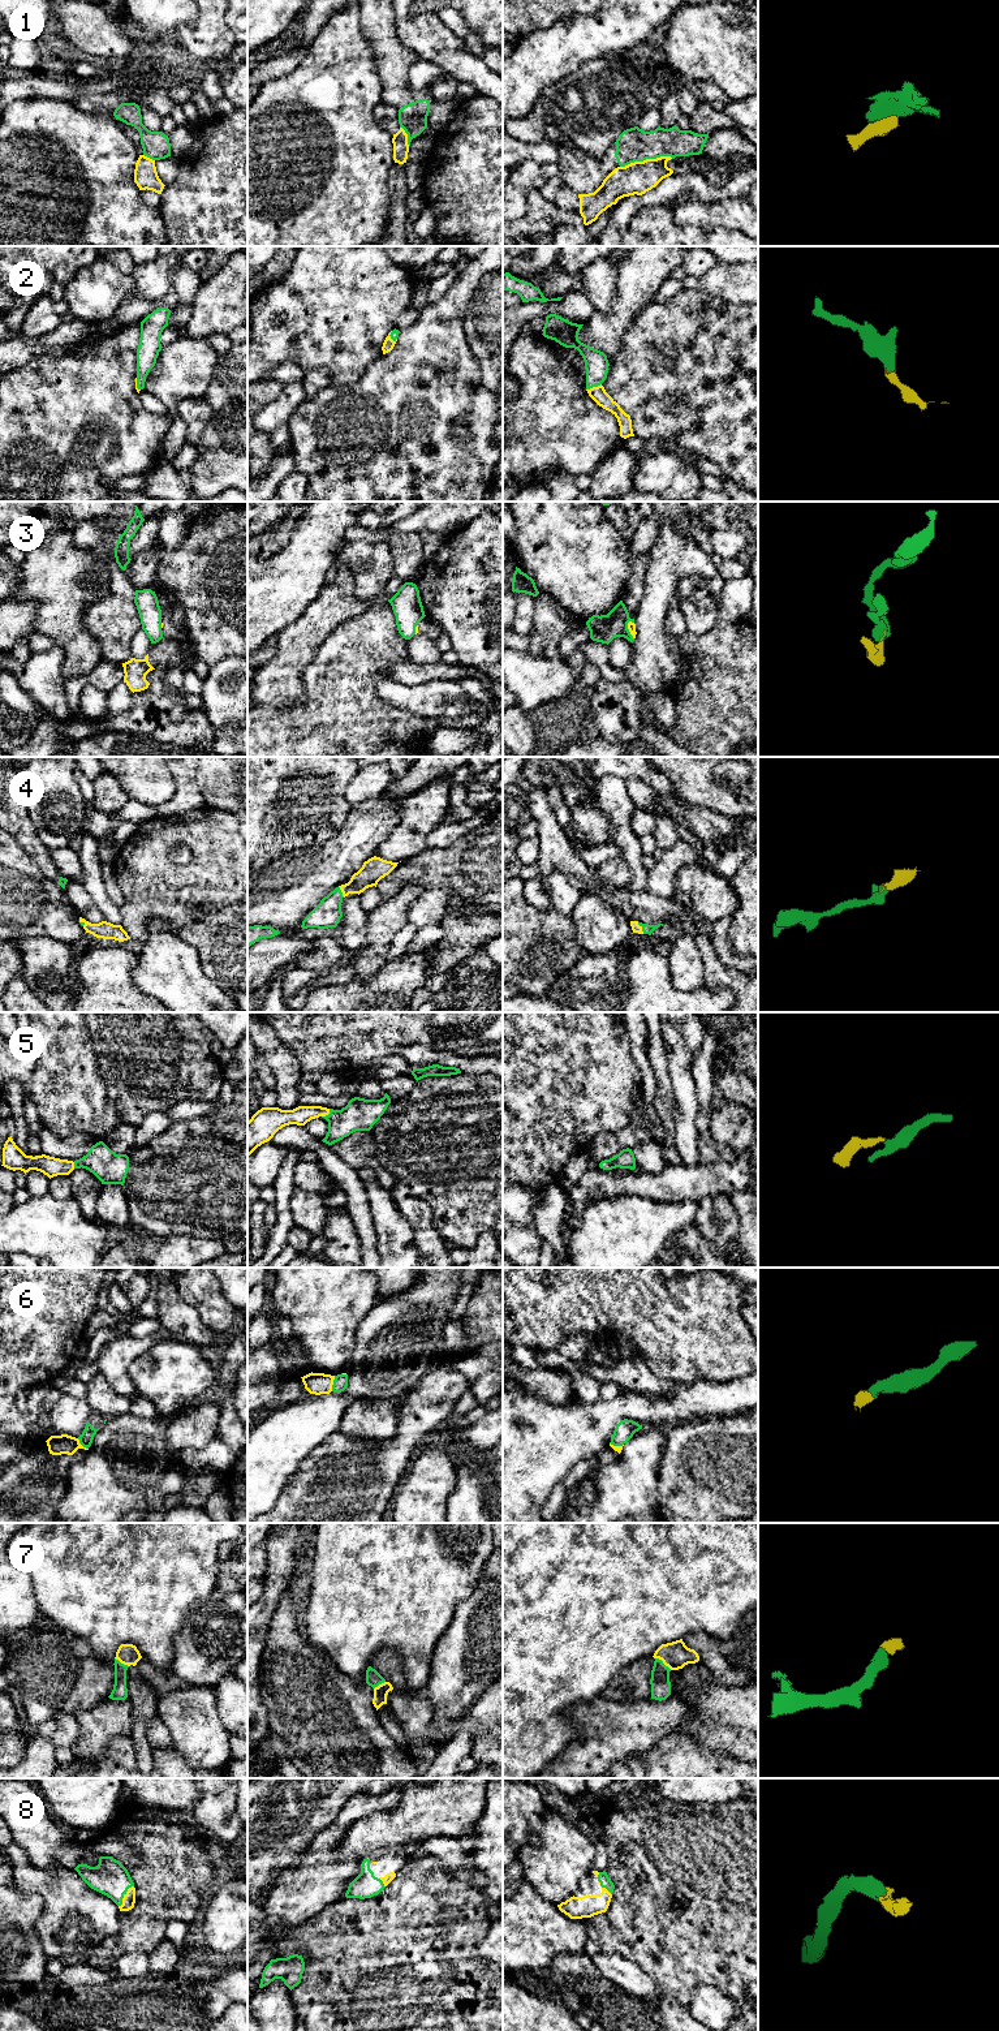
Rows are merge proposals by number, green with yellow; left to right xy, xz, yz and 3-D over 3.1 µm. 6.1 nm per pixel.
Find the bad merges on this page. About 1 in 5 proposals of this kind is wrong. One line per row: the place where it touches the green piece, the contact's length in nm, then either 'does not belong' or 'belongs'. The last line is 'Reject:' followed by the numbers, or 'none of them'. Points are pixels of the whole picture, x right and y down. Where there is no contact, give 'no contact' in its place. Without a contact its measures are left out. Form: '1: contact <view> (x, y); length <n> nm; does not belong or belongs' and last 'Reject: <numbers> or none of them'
1: contact yz (646, 158); length 340 nm; does not belong
2: contact yz (593, 386); length 100 nm; belongs
3: contact yz (628, 629); length 120 nm; belongs
4: contact yz (642, 928); length 80 nm; belongs
5: contact xz (328, 1114); length 80 nm; belongs
6: contact xz (334, 1384); length 100 nm; belongs
7: contact yz (662, 1662); length 130 nm; belongs
8: contact xy (123, 1896); length 160 nm; belongs
Reject: 1

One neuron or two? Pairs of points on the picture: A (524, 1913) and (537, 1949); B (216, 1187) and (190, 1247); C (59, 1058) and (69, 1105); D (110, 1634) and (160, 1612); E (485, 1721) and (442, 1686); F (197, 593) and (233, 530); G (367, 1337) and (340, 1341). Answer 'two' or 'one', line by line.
A: one
B: two
C: one
D: one
E: two
F: one
G: two

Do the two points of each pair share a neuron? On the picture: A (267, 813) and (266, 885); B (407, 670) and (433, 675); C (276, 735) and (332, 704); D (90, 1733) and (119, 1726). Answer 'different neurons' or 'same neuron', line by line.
A: different neurons
B: same neuron
C: same neuron
D: same neuron

